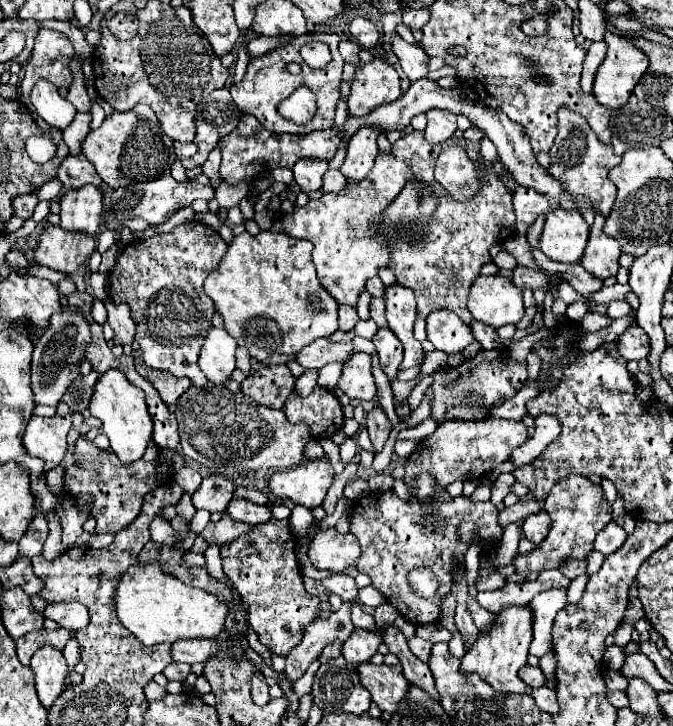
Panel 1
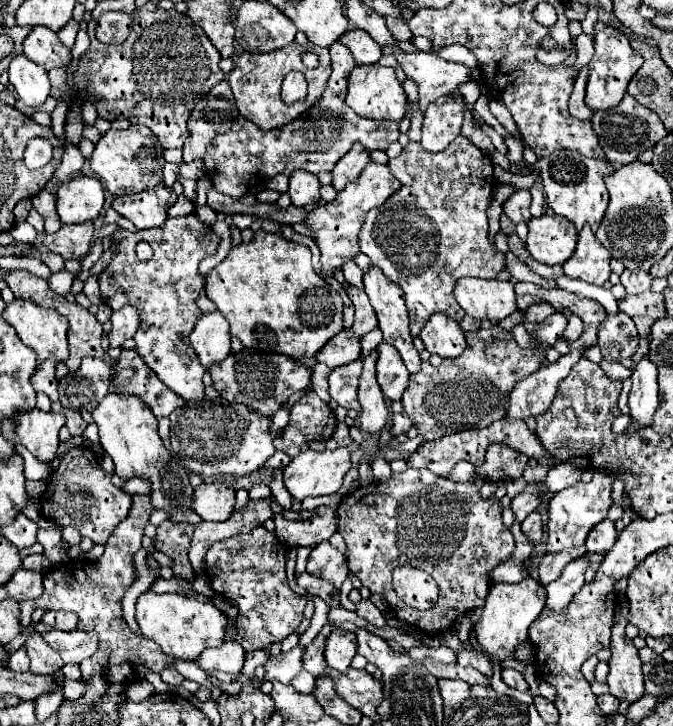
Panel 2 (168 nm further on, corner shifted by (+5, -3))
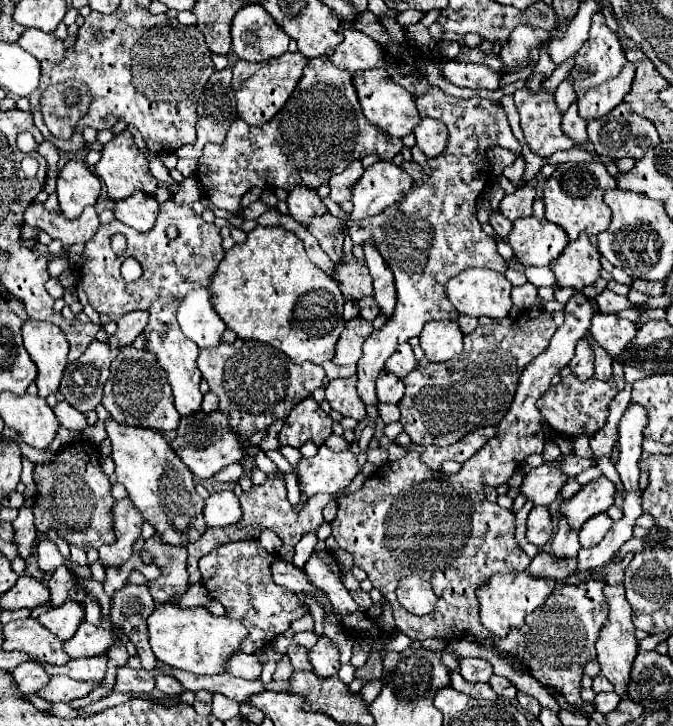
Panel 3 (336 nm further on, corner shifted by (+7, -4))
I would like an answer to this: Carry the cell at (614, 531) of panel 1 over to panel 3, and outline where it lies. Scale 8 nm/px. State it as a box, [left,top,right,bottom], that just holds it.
[579,512,613,548]

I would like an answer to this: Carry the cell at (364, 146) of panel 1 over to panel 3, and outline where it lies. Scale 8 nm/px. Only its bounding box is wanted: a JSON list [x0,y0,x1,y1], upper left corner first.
[329,160,363,204]

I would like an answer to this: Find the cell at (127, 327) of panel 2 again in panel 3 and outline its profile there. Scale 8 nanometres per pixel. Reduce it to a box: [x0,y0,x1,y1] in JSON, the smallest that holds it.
[109,310,149,348]

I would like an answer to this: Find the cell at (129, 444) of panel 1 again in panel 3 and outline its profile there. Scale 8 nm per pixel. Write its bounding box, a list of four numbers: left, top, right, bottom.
[107,420,207,546]

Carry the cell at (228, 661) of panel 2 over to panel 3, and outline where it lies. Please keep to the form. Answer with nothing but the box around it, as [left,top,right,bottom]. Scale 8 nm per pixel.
[227,652,263,680]

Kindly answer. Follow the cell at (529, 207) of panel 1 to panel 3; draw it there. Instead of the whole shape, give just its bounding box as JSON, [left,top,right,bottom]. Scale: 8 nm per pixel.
[499,184,537,222]

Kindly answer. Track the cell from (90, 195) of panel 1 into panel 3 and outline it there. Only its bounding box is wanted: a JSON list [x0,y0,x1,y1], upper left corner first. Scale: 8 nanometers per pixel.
[57,162,101,218]

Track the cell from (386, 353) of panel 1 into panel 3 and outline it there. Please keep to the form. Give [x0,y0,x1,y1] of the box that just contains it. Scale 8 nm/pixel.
[377,370,405,404]

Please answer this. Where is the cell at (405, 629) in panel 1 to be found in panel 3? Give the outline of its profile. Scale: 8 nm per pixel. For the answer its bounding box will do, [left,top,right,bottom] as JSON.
[477,570,557,638]

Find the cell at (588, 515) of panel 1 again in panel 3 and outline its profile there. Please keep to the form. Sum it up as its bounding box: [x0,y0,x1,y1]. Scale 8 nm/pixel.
[561,476,615,530]

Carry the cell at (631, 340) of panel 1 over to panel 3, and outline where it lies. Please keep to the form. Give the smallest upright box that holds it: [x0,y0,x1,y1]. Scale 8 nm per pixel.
[591,314,637,356]

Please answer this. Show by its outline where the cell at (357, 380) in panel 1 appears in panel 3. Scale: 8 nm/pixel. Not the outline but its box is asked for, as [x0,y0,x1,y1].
[325,376,365,422]

